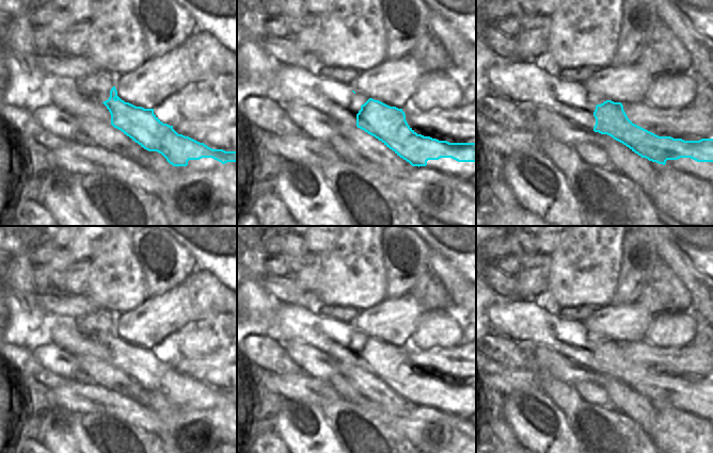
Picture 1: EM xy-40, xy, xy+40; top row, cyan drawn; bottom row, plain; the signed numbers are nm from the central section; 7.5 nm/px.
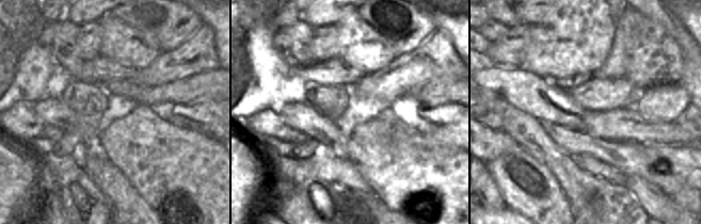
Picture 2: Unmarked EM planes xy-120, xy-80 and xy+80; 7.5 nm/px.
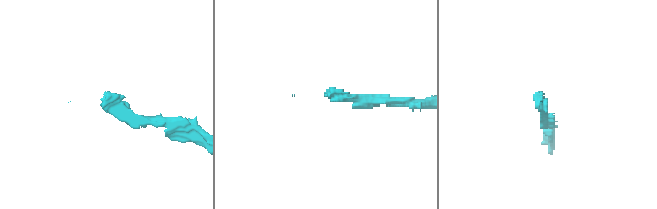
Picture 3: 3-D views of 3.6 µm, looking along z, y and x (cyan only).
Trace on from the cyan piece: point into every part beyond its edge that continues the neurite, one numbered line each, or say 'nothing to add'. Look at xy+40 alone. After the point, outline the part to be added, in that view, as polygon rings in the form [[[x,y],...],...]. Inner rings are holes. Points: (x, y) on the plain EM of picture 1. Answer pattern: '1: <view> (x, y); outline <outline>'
1: xy+40 (522, 321); outline [[[532,300],[498,301],[487,314],[493,333],[520,345],[545,345],[590,369],[596,363],[596,344],[605,340],[590,341],[583,322],[550,313]]]

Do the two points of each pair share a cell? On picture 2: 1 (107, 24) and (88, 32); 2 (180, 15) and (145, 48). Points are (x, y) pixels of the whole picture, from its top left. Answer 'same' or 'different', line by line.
1: different
2: different

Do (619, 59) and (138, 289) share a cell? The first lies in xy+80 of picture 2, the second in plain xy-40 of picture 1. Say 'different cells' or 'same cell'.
different cells

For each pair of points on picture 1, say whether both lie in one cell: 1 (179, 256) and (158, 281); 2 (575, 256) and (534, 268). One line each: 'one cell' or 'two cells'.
1: one cell
2: two cells

